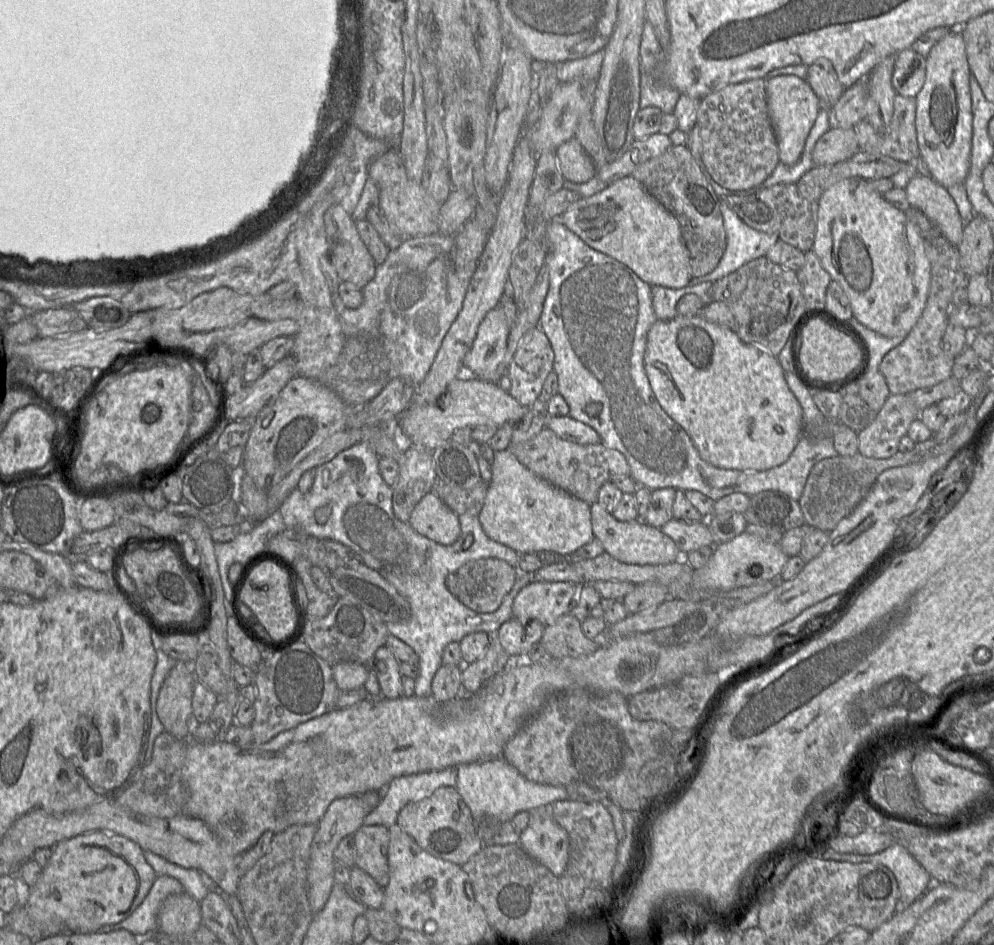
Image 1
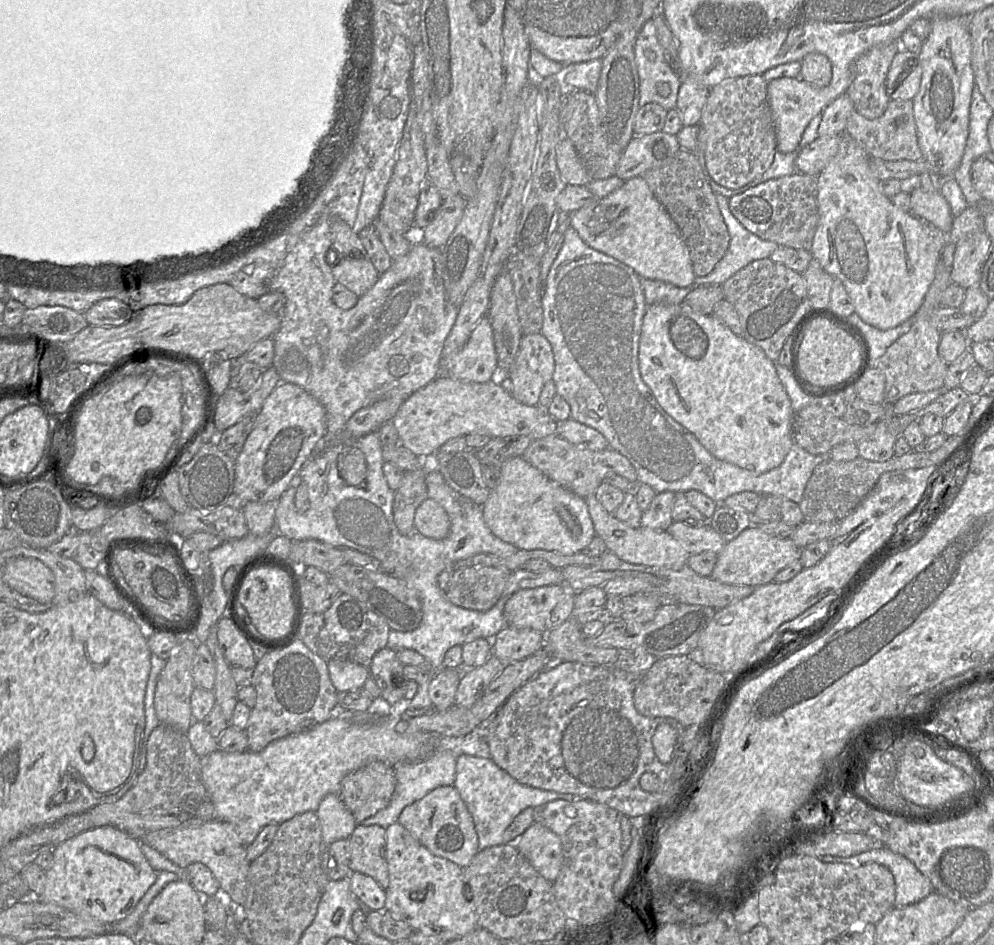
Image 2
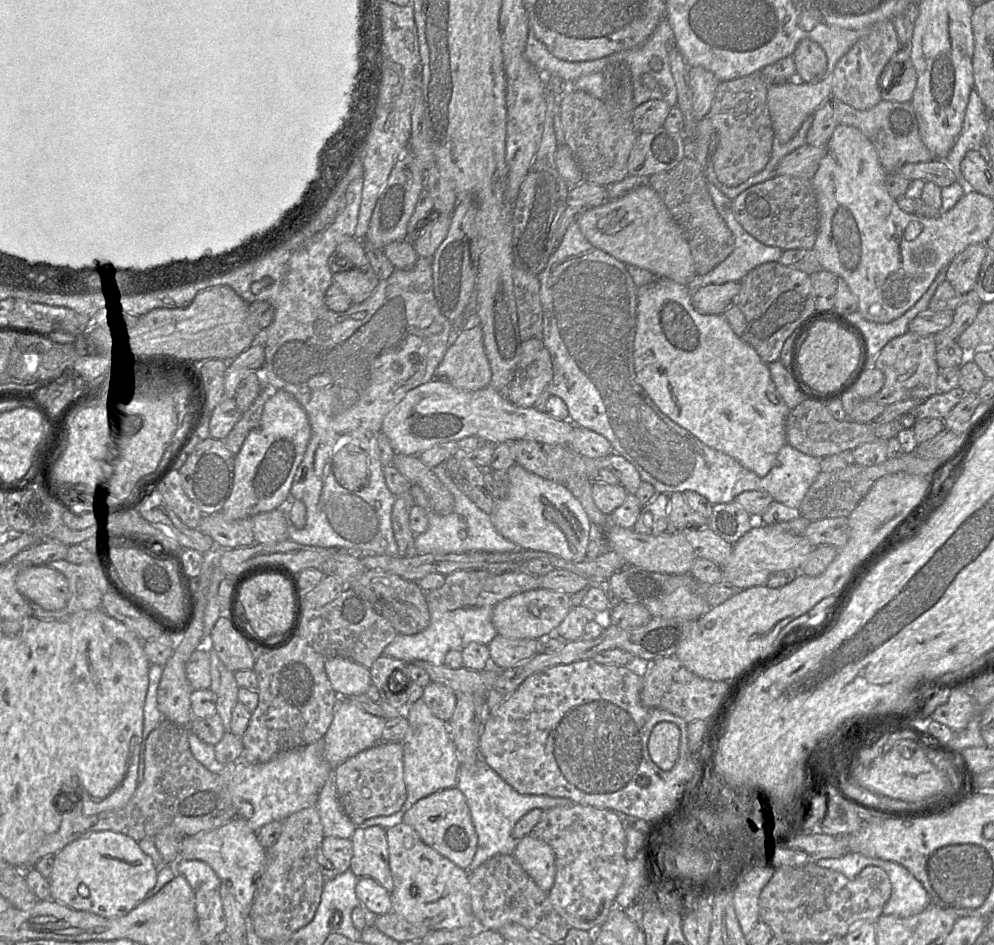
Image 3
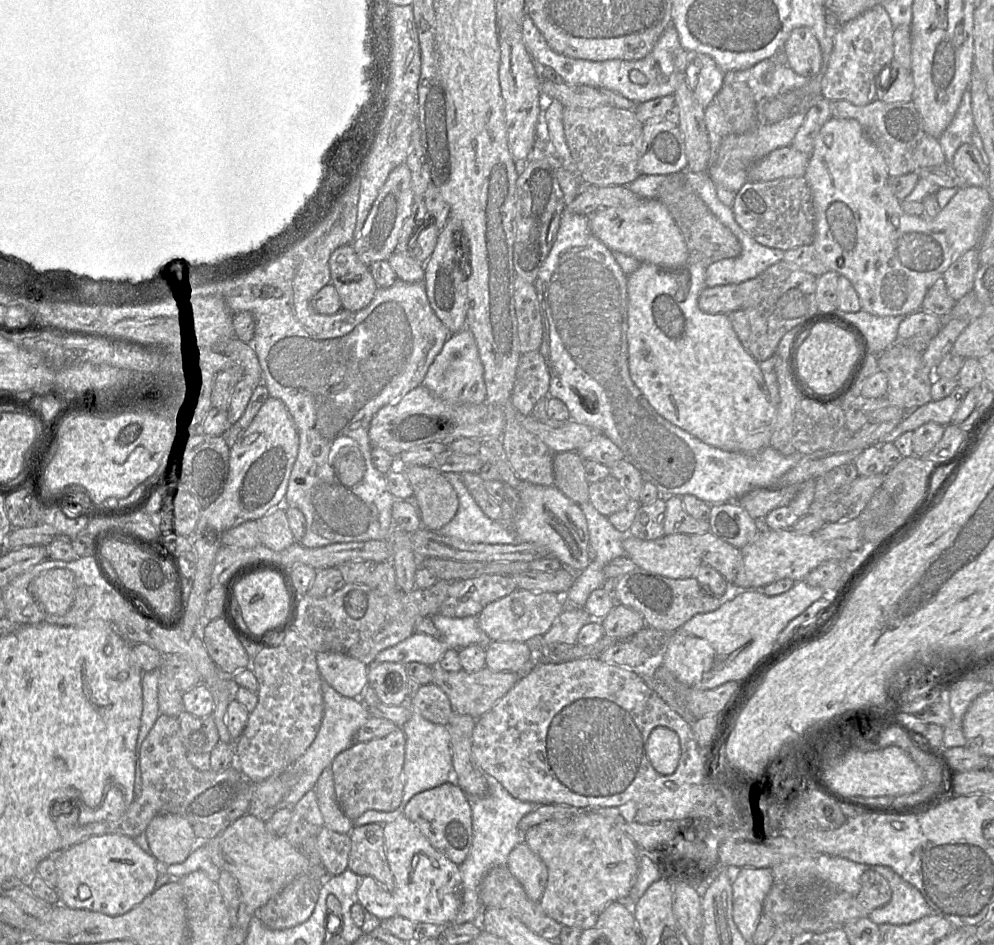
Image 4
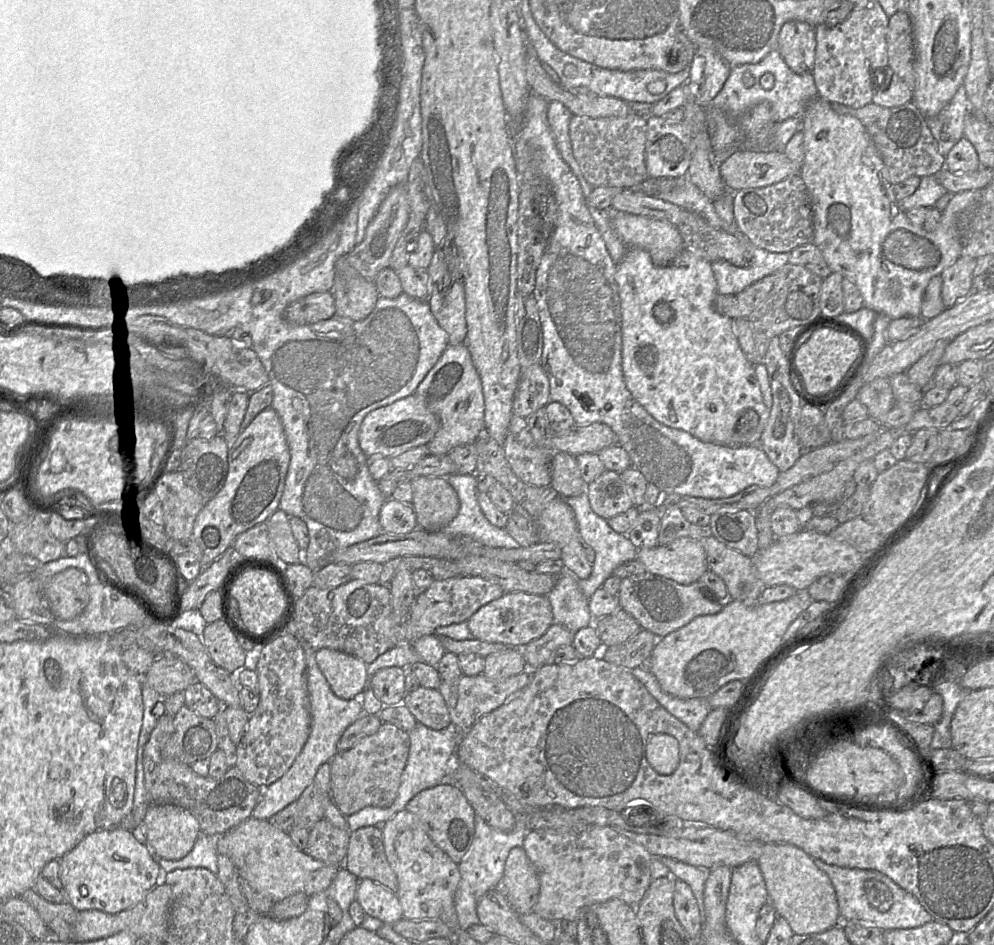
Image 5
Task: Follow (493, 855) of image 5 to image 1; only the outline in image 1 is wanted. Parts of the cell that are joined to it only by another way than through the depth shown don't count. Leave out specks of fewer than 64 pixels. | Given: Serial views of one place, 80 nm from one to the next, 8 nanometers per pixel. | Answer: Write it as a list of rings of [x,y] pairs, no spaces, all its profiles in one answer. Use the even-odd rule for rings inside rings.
[[[502,757],[458,765],[455,787],[469,807],[473,820],[478,826],[485,818],[494,818],[504,823],[518,812],[530,812],[539,806],[552,805],[556,801],[568,799],[565,786],[530,781]]]

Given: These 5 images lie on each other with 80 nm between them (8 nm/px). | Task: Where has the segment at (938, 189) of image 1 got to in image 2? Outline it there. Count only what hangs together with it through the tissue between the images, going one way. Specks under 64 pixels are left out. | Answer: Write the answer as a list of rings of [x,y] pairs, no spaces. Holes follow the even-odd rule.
[[[919,187],[910,194],[910,198],[911,212],[914,215],[933,224],[943,232],[951,231],[954,215],[941,192],[929,192]]]

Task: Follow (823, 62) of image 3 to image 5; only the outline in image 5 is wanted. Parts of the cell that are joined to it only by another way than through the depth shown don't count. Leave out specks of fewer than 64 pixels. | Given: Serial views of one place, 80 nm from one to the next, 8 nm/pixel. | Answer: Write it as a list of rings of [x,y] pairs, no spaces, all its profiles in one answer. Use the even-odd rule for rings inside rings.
[[[801,21],[786,22],[778,36],[777,50],[795,73],[811,73],[815,61],[815,28]]]

